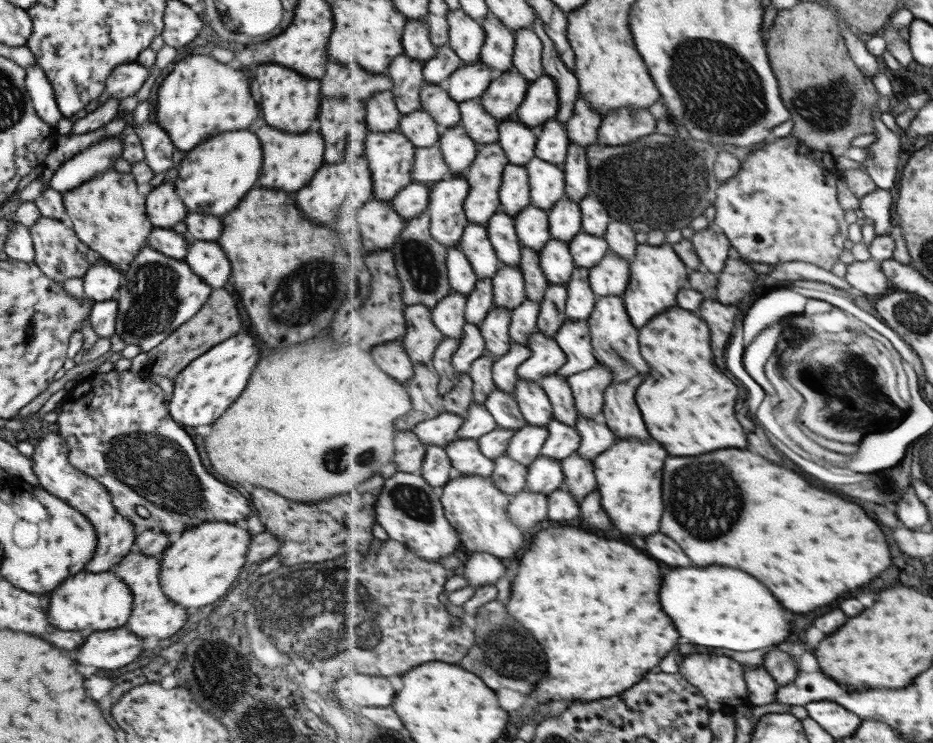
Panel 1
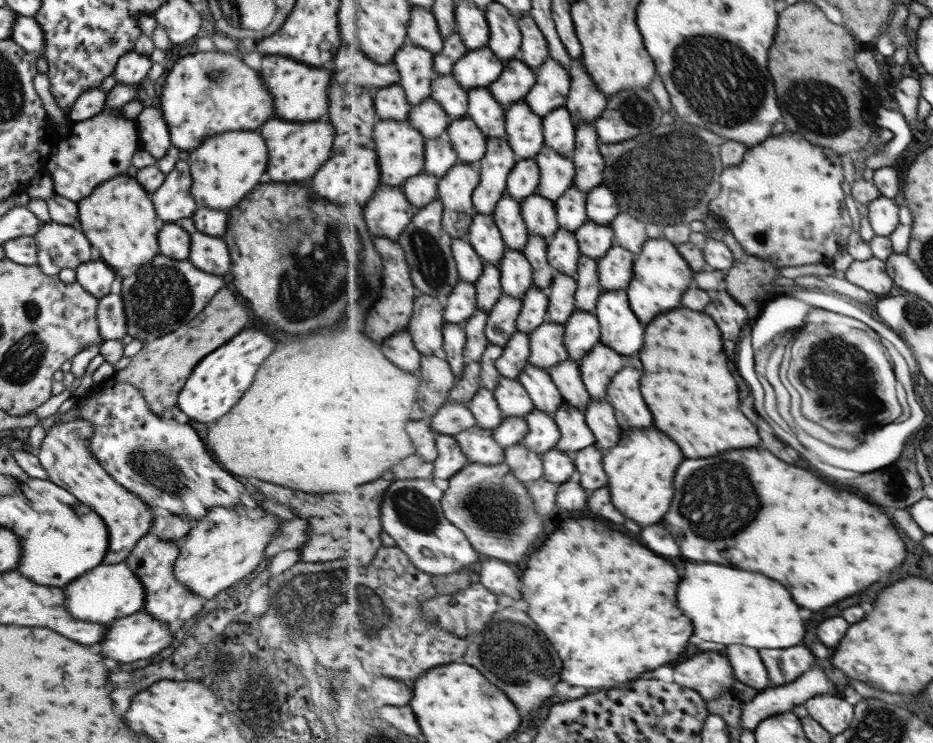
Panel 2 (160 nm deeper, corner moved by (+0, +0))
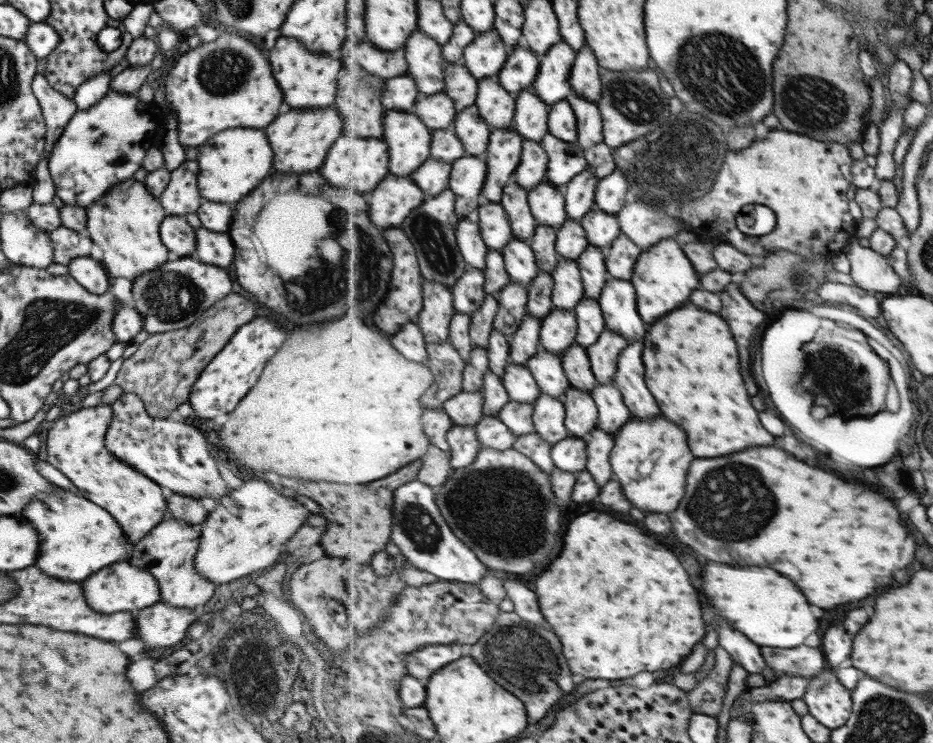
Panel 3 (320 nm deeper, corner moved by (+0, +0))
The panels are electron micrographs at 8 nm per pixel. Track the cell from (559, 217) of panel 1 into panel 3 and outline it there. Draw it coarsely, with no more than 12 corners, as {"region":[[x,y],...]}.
{"region":[[589,169],[564,187],[569,218],[596,207],[600,178]]}

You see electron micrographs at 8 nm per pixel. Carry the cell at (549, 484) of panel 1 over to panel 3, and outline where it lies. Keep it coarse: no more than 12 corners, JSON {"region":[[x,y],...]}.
{"region":[[570,436],[552,446],[557,468],[588,468],[588,440]]}

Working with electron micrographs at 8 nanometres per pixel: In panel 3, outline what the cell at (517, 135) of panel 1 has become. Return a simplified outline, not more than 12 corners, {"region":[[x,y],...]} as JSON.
{"region":[[533,89],[516,96],[513,127],[524,140],[550,132],[550,105]]}

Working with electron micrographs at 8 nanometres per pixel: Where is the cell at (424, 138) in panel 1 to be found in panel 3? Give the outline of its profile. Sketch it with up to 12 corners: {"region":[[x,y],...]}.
{"region":[[445,91],[421,96],[413,112],[433,132],[452,128],[458,115]]}

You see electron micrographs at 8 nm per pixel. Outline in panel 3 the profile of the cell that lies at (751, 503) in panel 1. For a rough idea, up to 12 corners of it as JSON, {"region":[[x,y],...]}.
{"region":[[777,446],[697,458],[679,540],[821,608],[915,560],[887,496]]}

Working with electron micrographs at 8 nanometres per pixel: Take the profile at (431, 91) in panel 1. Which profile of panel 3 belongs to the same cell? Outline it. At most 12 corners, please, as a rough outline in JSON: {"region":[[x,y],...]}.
{"region":[[461,64],[444,67],[458,111],[477,102],[479,80]]}

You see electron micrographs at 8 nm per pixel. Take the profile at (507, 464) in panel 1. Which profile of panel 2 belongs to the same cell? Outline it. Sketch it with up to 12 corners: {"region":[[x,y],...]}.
{"region":[[519,443],[505,462],[521,482],[544,476],[542,455]]}

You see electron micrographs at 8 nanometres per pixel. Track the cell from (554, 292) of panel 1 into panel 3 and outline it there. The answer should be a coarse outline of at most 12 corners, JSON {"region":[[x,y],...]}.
{"region":[[560,255],[555,309],[574,310],[586,297],[578,261]]}

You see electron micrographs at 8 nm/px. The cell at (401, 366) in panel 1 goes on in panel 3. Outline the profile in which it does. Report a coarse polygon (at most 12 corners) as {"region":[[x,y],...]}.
{"region":[[417,322],[407,323],[391,342],[408,359],[426,363],[428,342]]}

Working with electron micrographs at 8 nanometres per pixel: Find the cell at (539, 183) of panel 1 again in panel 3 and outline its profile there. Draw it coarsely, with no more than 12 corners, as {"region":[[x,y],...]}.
{"region":[[549,132],[541,144],[550,158],[548,182],[564,188],[588,168],[579,141]]}

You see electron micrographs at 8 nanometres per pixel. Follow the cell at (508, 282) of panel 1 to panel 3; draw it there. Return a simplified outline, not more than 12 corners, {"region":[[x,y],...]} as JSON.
{"region":[[529,241],[502,250],[511,283],[530,285],[540,273]]}

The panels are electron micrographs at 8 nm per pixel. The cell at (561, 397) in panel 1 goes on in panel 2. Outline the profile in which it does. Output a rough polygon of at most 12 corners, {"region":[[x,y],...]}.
{"region":[[569,358],[551,373],[564,402],[585,410],[592,394],[581,363]]}

